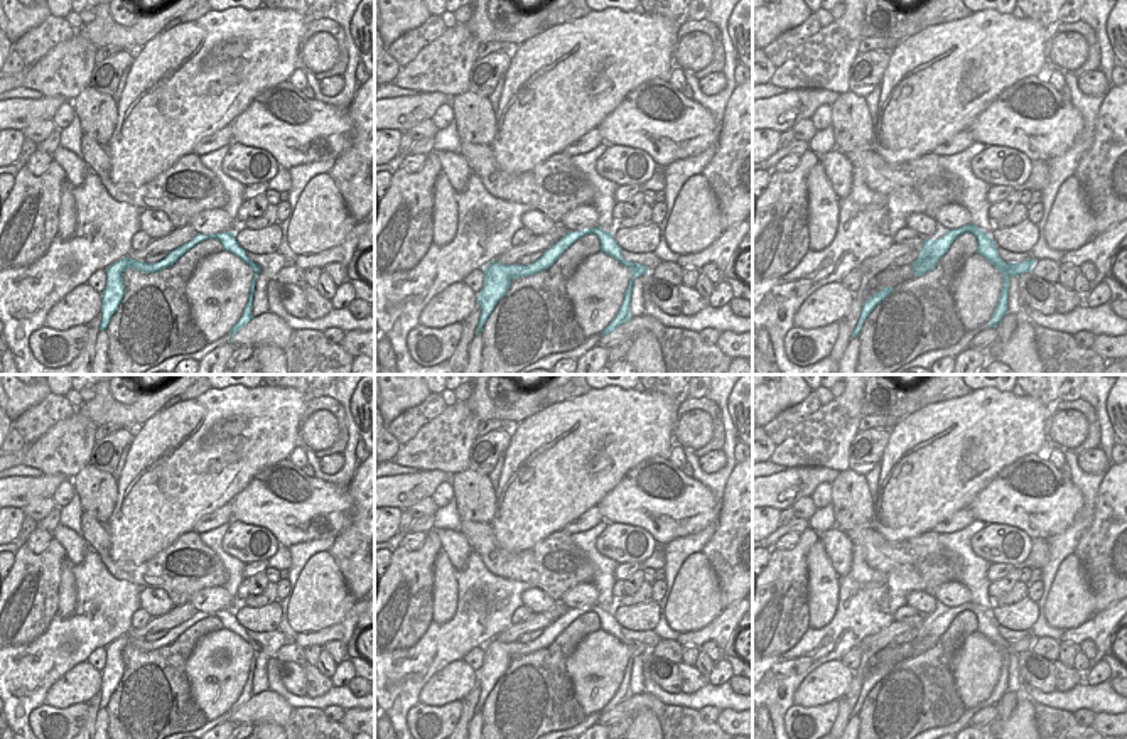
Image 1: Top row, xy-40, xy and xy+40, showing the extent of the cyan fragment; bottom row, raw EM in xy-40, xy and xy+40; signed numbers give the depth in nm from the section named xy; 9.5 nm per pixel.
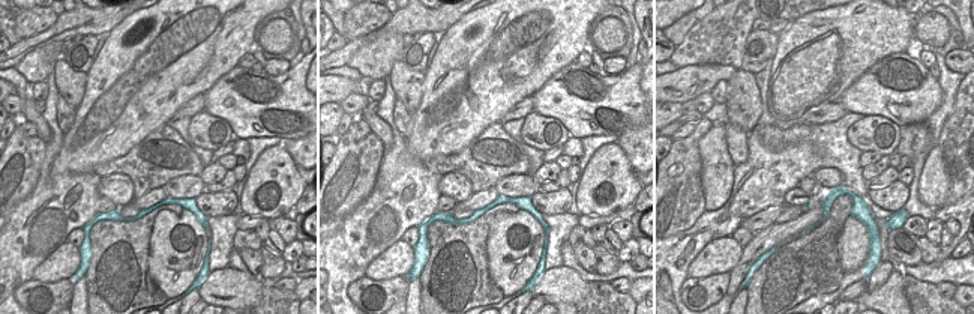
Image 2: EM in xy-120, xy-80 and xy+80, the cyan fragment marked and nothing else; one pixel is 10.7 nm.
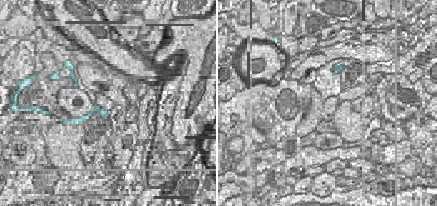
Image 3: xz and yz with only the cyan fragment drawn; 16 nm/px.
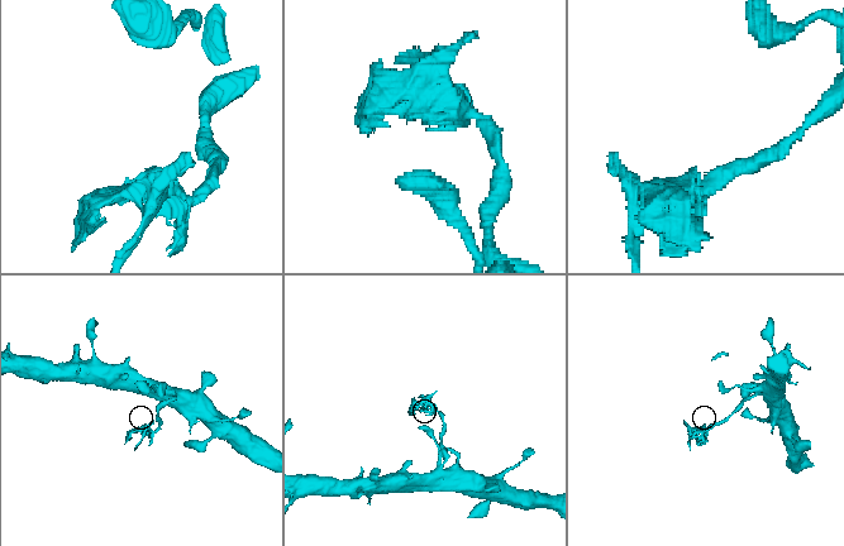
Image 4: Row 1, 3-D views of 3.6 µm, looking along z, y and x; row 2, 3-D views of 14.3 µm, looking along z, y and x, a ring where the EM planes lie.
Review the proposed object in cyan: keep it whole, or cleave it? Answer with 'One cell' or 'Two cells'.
Two cells

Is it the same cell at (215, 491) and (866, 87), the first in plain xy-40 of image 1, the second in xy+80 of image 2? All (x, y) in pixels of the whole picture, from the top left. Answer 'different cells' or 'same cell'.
different cells

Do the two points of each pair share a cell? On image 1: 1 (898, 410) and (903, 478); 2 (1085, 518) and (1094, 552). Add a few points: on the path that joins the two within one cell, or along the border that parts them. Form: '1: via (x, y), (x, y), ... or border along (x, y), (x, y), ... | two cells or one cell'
1: border along (906, 414), (900, 419) | two cells
2: border along (1099, 488), (1094, 520), (1072, 552) | two cells

